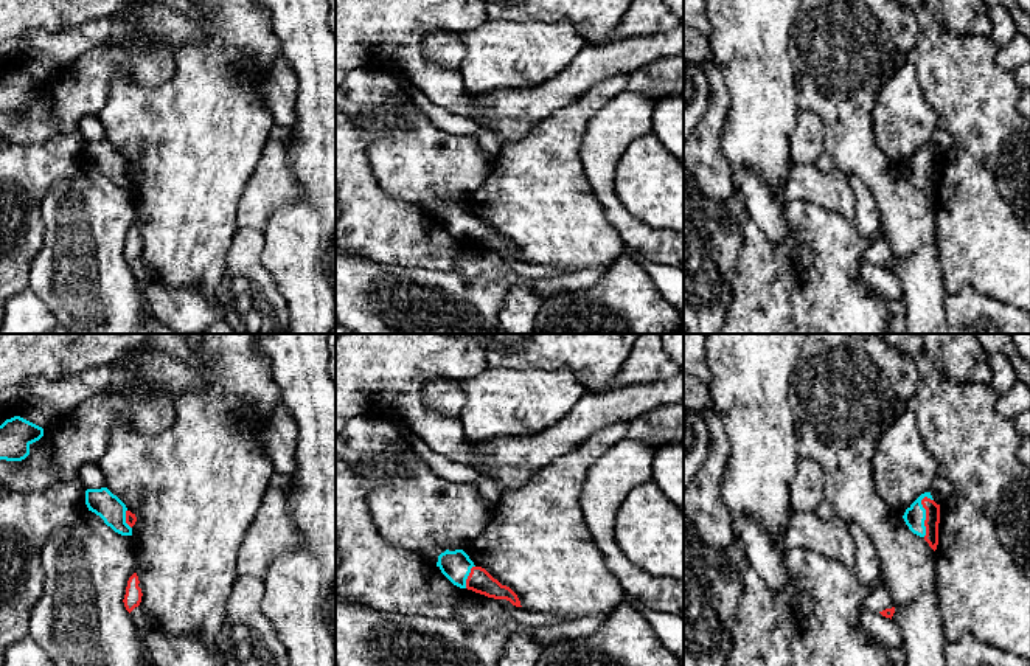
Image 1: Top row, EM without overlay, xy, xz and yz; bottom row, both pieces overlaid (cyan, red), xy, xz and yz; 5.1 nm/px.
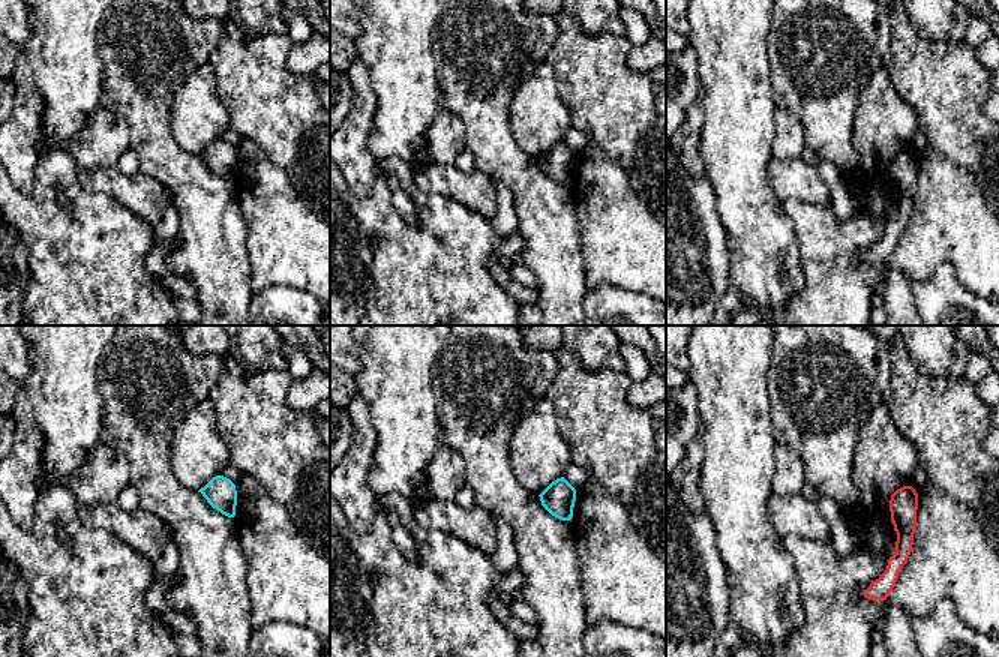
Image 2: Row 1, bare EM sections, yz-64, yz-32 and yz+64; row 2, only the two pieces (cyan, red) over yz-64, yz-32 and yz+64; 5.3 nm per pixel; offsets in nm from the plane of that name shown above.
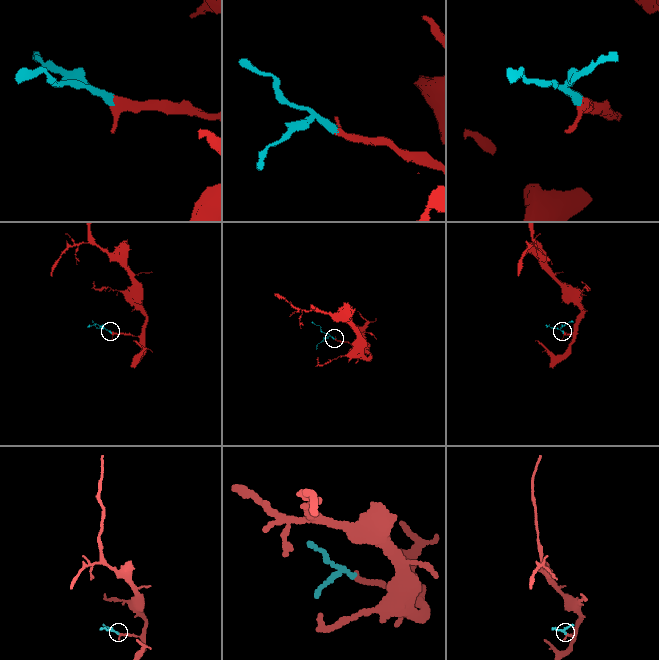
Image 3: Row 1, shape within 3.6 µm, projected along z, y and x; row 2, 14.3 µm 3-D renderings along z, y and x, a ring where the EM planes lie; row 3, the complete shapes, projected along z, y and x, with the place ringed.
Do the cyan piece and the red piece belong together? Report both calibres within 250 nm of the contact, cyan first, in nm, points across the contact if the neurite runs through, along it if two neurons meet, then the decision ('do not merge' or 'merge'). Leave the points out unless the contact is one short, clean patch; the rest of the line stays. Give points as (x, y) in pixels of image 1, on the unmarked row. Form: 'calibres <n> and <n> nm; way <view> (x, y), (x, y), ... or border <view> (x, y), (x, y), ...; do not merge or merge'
calibres 110 and 80 nm; way yz (914, 168), (925, 168), (932, 162); merge

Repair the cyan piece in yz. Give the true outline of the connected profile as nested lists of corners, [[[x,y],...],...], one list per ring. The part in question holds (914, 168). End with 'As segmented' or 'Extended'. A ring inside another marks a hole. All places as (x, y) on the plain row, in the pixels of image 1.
[[[931,144],[921,146],[903,168],[909,182],[923,189],[935,203],[938,197],[940,157],[937,157]]]. Extended

